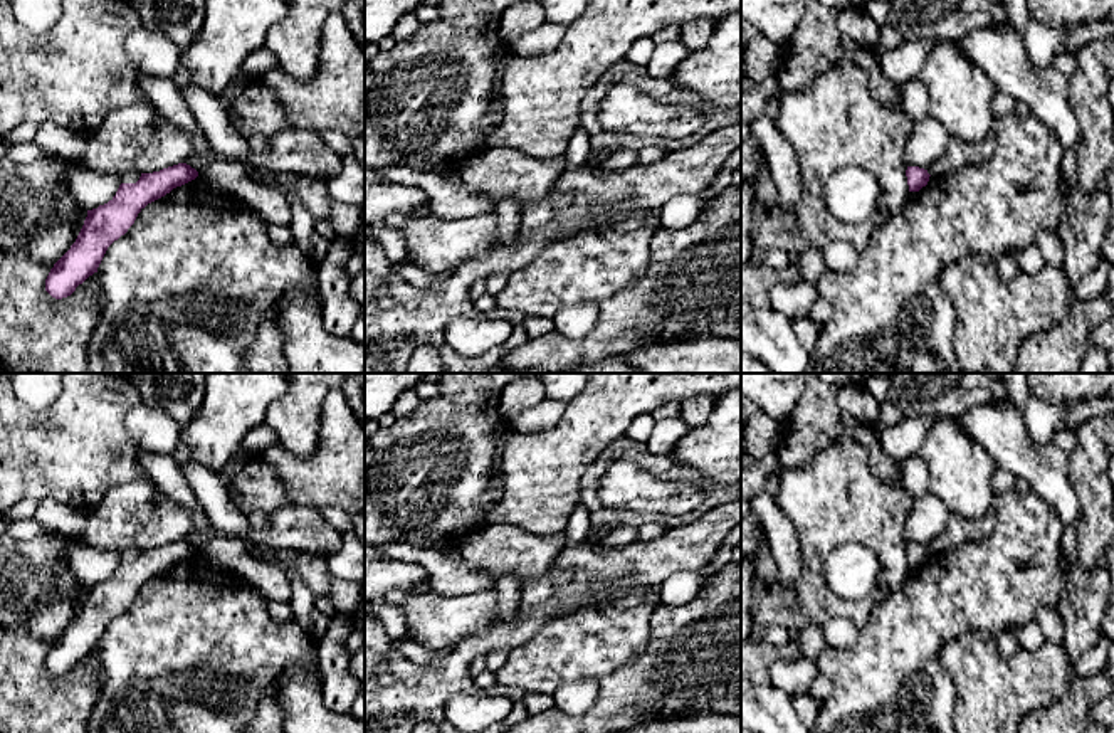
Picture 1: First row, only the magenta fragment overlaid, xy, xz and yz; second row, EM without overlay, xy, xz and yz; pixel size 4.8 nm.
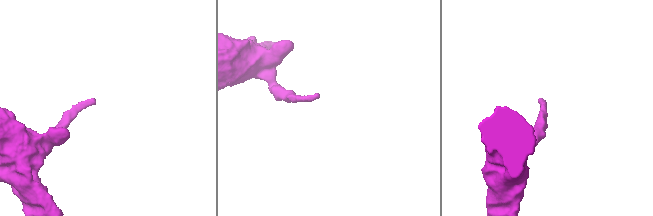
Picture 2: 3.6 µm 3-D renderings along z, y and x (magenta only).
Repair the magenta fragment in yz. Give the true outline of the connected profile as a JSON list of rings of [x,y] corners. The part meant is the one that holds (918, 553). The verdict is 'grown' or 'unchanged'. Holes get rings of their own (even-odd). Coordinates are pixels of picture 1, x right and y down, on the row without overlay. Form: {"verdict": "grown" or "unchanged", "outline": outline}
{"verdict": "unchanged", "outline": [[[907,543],[906,546],[909,568],[919,568],[922,563],[929,558],[929,550],[924,545],[919,543]]]}

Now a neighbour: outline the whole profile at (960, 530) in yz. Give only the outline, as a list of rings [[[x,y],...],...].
[[[993,508],[976,521],[953,516],[946,530],[933,541],[927,543],[931,553],[939,553],[968,541],[980,541],[988,538],[998,523]]]

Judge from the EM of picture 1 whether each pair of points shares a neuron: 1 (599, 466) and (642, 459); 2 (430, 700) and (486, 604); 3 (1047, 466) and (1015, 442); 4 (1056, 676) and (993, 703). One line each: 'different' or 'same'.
1: same
2: different
3: same
4: same

